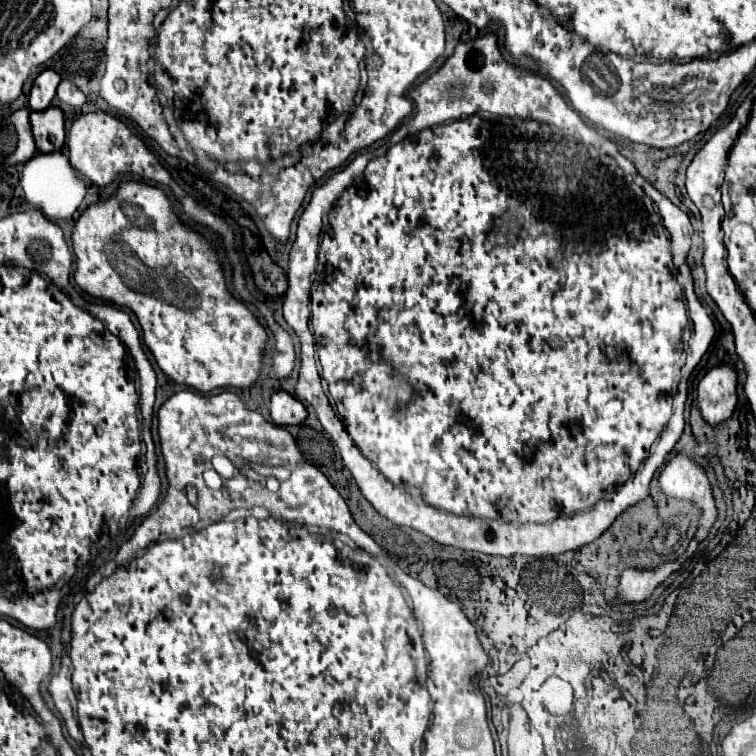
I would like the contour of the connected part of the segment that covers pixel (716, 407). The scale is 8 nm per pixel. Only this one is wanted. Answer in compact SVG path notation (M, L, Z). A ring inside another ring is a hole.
M730 365L710 369L698 383L698 409L702 419L718 427L726 423L736 409L736 371Z

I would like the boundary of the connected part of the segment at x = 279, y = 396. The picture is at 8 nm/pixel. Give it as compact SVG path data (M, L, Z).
M274 391L270 397L270 417L276 425L298 425L306 419L306 407L286 391Z

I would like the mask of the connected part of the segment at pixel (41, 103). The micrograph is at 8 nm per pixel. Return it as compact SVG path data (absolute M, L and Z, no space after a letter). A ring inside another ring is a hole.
M46 69L42 71L36 81L34 81L34 87L32 87L32 93L30 93L30 109L32 111L42 111L42 109L48 109L52 105L52 99L56 95L56 87L60 83L60 75L54 73L52 69Z

